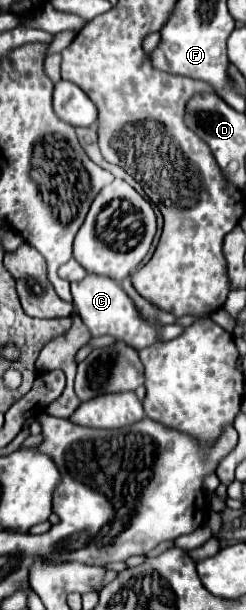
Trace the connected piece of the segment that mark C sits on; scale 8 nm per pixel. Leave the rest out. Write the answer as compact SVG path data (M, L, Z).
M87 275L85 279L81 279L77 283L71 283L71 293L73 293L75 311L81 315L83 323L87 325L87 329L91 331L93 337L113 335L113 337L129 343L137 351L157 343L157 331L161 327L147 325L139 317L133 301L125 295L125 291L121 289L121 285L117 281L113 281L109 277L103 277L103 275Z

